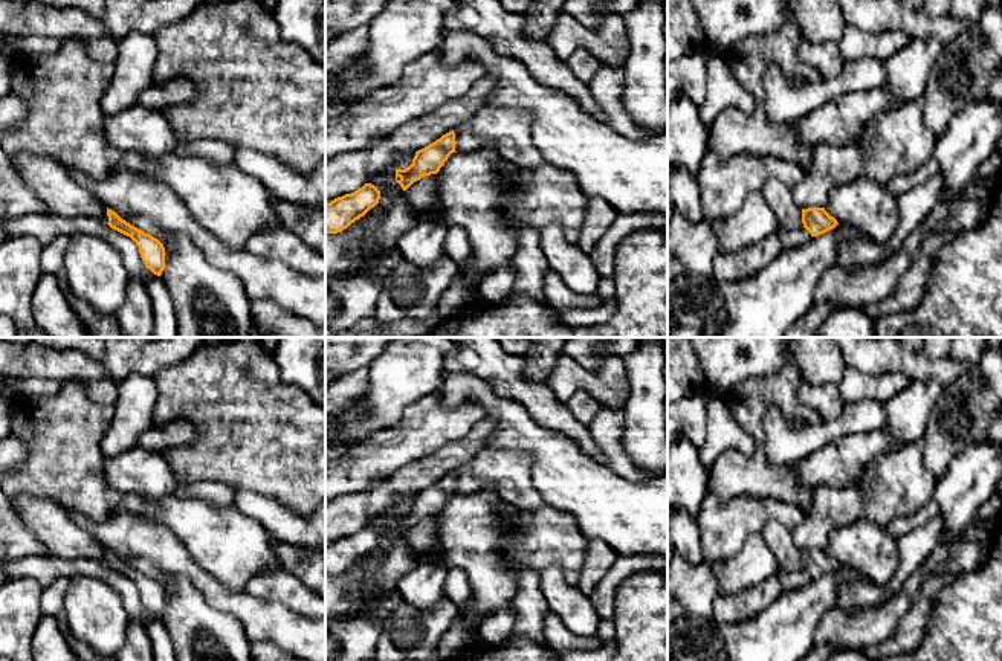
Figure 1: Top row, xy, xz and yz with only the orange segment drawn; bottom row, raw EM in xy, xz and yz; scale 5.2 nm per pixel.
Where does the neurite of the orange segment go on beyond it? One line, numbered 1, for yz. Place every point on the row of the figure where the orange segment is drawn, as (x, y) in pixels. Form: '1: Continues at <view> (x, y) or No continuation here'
1: No continuation here

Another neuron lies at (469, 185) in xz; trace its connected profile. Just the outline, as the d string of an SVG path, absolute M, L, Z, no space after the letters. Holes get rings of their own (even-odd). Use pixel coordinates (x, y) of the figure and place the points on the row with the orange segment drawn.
M486 145L469 153L452 153L437 179L437 206L415 208L403 194L379 217L374 238L380 253L397 247L399 238L420 218L438 218L448 226L463 227L470 253L458 276L472 289L464 308L481 304L480 285L516 250L519 226L499 212L499 198L512 183L498 169L501 154Z

